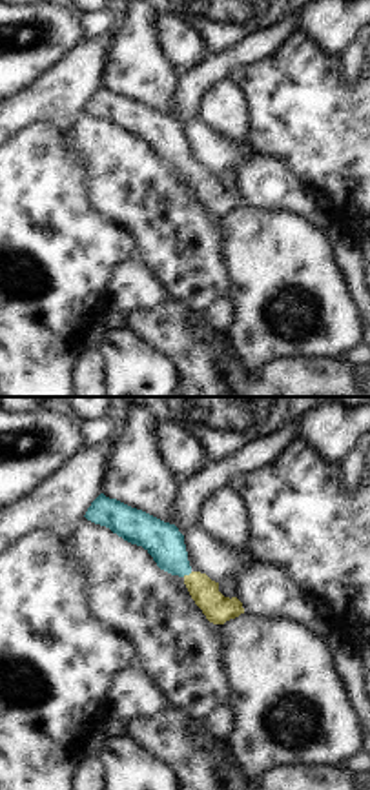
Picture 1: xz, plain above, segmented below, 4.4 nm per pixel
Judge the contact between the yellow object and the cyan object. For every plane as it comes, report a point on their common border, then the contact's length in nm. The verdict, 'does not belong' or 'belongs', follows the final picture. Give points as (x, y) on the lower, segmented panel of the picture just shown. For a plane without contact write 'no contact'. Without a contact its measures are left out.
meets yellow at (186, 576); contact 50 nm long

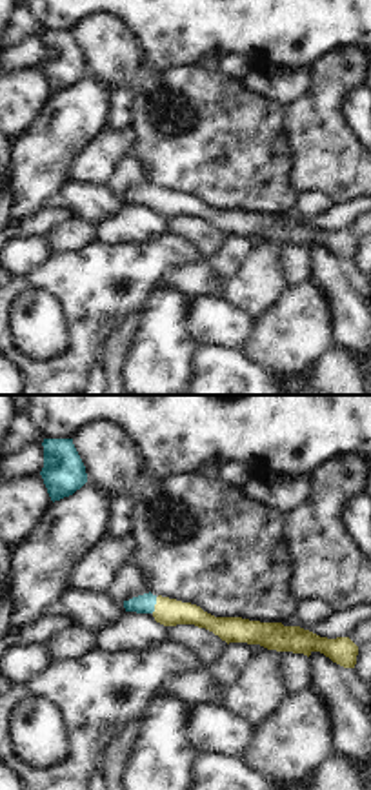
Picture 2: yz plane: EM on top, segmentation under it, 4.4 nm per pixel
meets yellow at (155, 605); contact 80 nm long

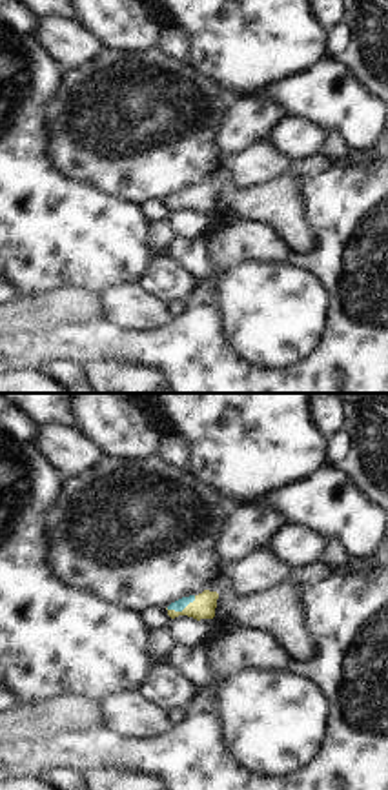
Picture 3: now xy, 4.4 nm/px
meets yellow at (183, 610); contact 150 nm long

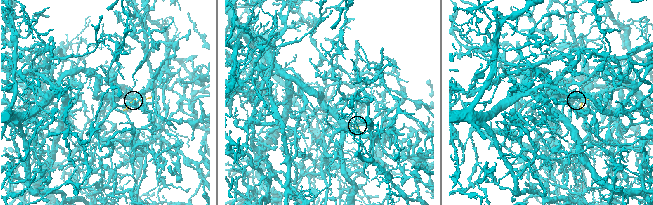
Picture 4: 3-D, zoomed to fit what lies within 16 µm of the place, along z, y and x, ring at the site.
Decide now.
belongs

